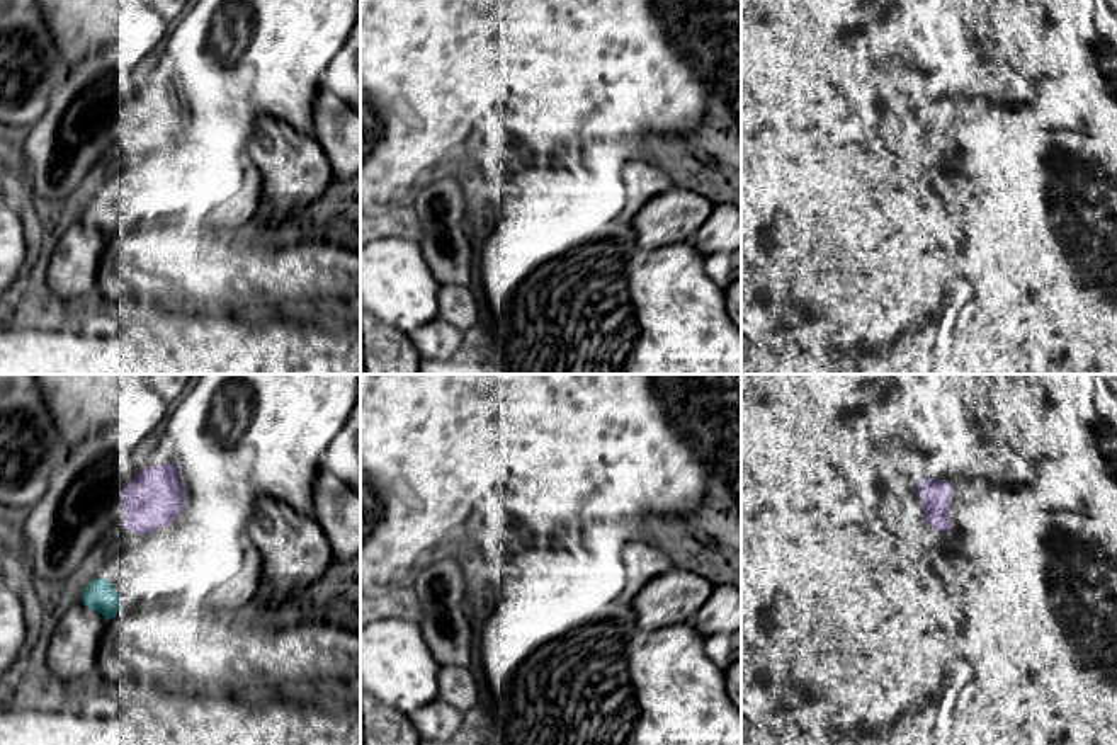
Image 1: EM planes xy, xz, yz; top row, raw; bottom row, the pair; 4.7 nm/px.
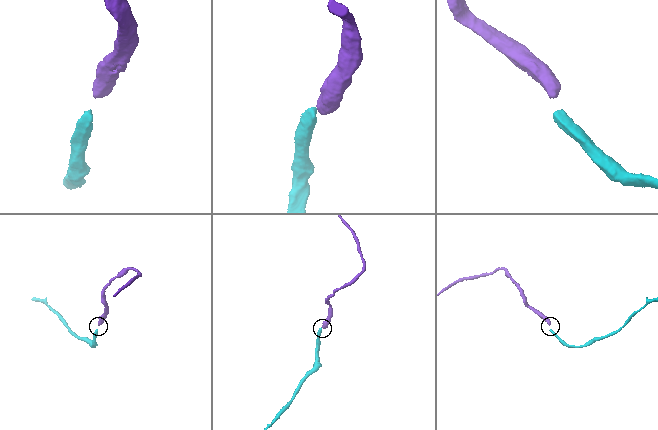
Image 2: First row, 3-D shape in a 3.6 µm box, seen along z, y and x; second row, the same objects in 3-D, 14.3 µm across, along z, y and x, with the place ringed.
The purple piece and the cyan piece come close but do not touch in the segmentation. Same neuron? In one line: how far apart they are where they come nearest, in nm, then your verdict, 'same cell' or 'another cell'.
gap 260 nm; same cell

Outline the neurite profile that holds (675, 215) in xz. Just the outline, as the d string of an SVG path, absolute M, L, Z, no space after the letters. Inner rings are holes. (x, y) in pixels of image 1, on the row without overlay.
M670 187L651 197L632 218L638 245L656 250L689 240L706 223L714 204L697 192Z

